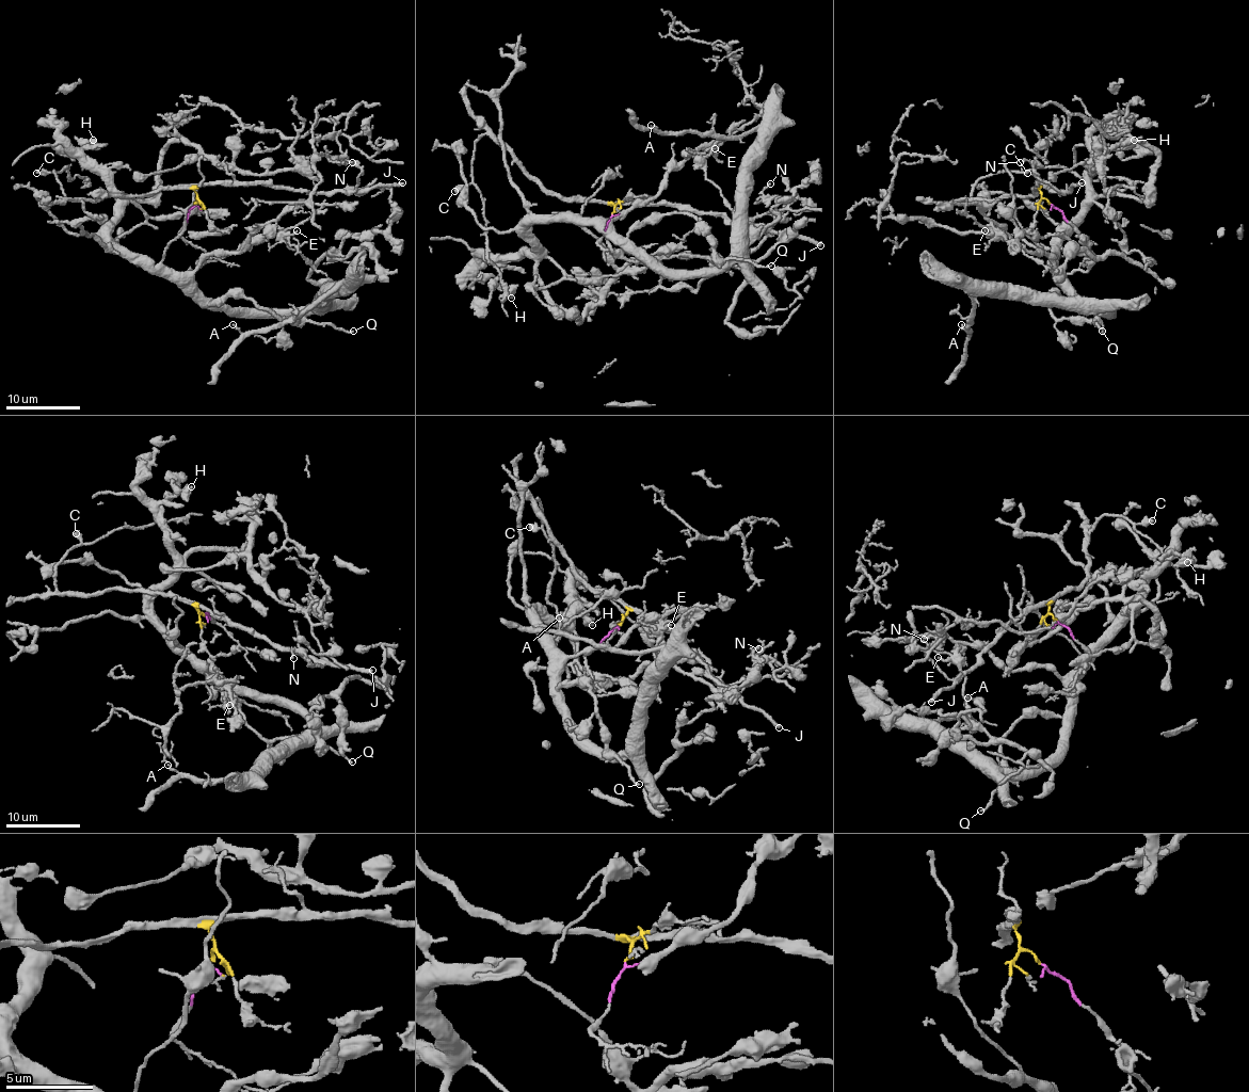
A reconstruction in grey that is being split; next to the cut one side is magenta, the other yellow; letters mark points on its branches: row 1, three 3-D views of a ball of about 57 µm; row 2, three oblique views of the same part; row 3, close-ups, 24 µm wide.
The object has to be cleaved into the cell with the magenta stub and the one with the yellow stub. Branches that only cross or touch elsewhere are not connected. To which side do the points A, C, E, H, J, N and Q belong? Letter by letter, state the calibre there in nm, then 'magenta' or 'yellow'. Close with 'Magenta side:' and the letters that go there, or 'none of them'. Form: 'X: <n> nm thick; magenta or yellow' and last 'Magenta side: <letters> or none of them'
A: 160 nm thick; magenta
C: 480 nm thick; yellow
E: 160 nm thick; magenta
H: 550 nm thick; magenta
J: 300 nm thick; yellow
N: 130 nm thick; yellow
Q: 170 nm thick; magenta
Magenta side: A, E, H, Q

